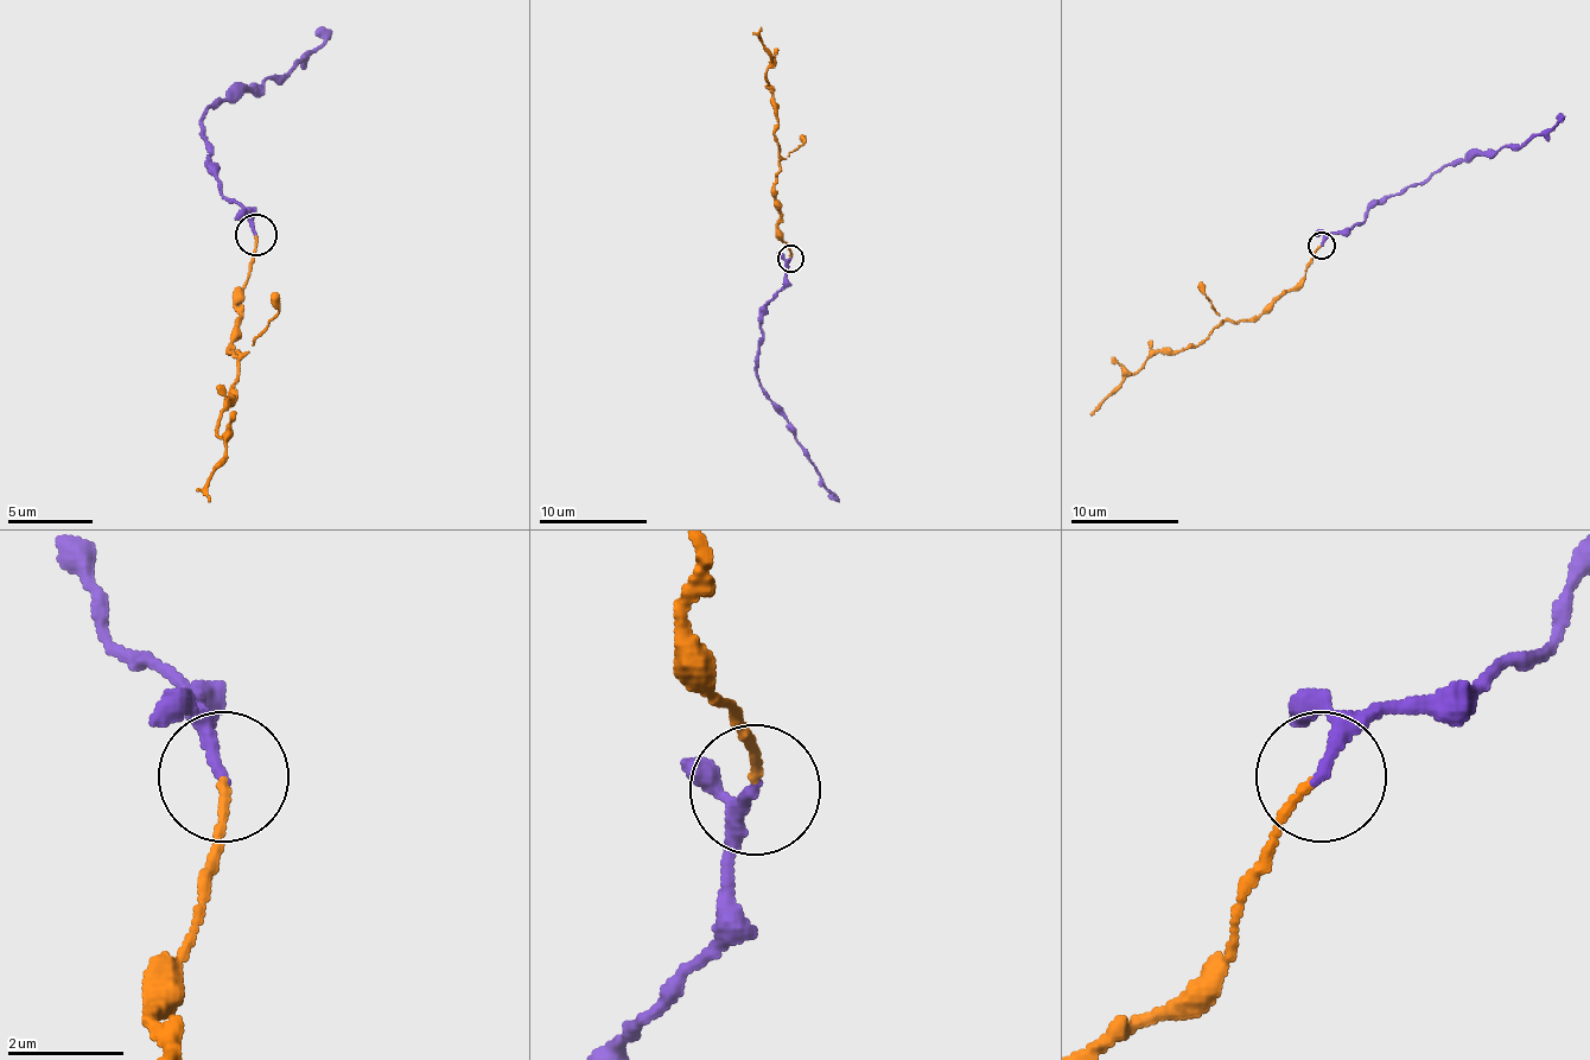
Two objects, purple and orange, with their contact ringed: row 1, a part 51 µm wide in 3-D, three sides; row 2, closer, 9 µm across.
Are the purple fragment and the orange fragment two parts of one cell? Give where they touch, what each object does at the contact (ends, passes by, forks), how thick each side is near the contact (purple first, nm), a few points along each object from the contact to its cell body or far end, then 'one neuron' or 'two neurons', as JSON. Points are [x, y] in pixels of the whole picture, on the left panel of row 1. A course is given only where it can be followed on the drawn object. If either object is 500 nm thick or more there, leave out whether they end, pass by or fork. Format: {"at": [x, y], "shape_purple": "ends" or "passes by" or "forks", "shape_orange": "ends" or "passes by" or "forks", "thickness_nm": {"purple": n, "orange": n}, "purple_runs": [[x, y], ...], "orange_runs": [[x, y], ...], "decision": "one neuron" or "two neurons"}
{"at": [255, 235], "shape_purple": "ends", "shape_orange": "ends", "thickness_nm": {"purple": 240, "orange": 130}, "purple_runs": [[254, 234], [250, 216], [221, 191], [212, 170], [204, 115], [250, 89], [275, 81], [323, 43], [318, 26]], "orange_runs": [[254, 234], [229, 343], [237, 353], [229, 386], [234, 399], [216, 429], [224, 462], [208, 483], [208, 501]], "decision": "one neuron"}

